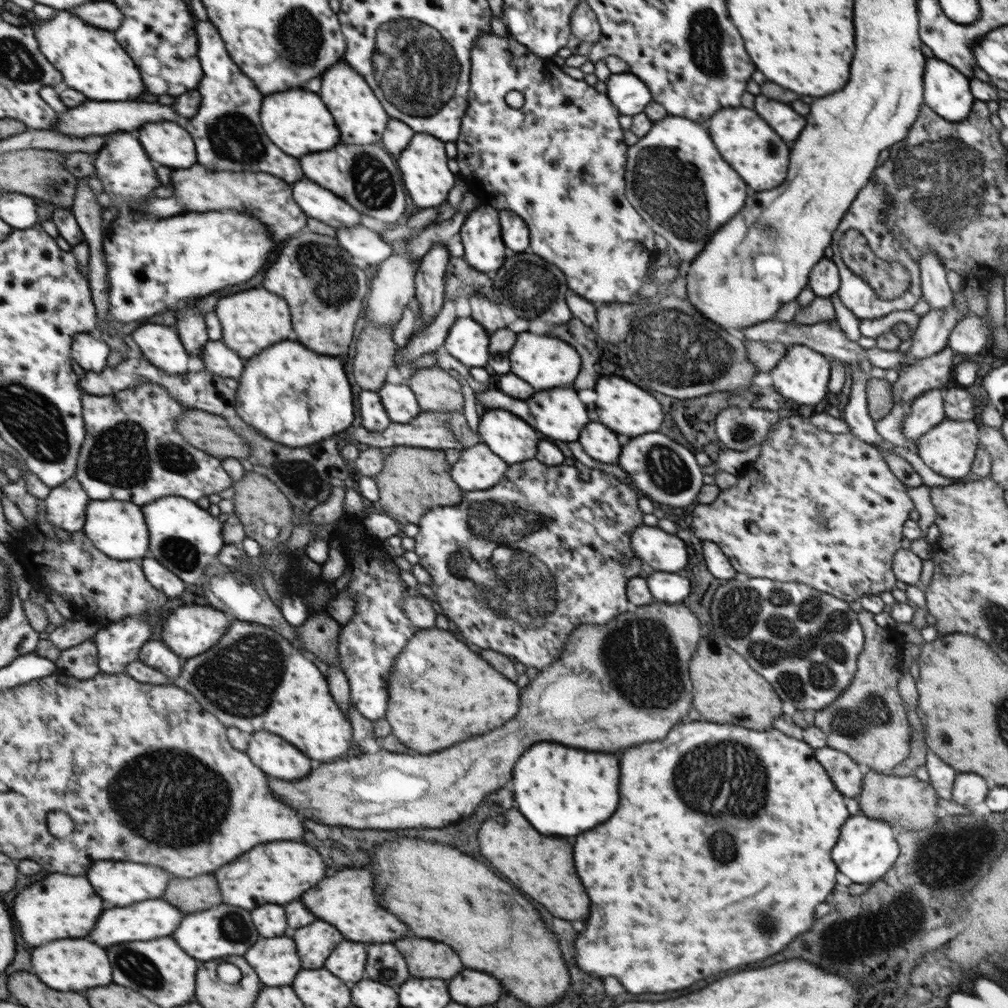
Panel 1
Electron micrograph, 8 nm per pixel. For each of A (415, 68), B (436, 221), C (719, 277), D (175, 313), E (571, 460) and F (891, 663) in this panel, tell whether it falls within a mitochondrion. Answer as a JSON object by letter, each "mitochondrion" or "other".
{"A":"mitochondrion","B":"other","C":"other","D":"other","E":"other","F":"other"}

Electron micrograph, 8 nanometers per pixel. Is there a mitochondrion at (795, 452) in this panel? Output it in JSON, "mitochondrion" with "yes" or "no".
{"mitochondrion":"no"}

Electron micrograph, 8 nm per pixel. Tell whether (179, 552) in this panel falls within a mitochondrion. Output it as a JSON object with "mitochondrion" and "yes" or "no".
{"mitochondrion":"yes"}

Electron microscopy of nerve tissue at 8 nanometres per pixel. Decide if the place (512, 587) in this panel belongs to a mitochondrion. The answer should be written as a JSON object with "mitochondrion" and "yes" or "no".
{"mitochondrion":"yes"}

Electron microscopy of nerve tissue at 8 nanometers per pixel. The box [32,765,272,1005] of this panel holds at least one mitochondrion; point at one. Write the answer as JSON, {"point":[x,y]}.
{"point":[136,967]}

